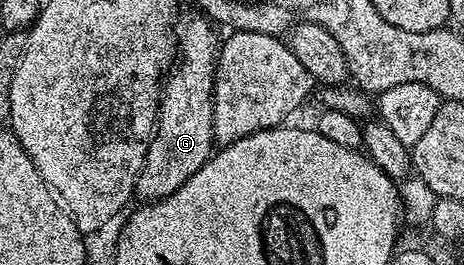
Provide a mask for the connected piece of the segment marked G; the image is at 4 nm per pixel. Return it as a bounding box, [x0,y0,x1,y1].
[134,17,220,204]

